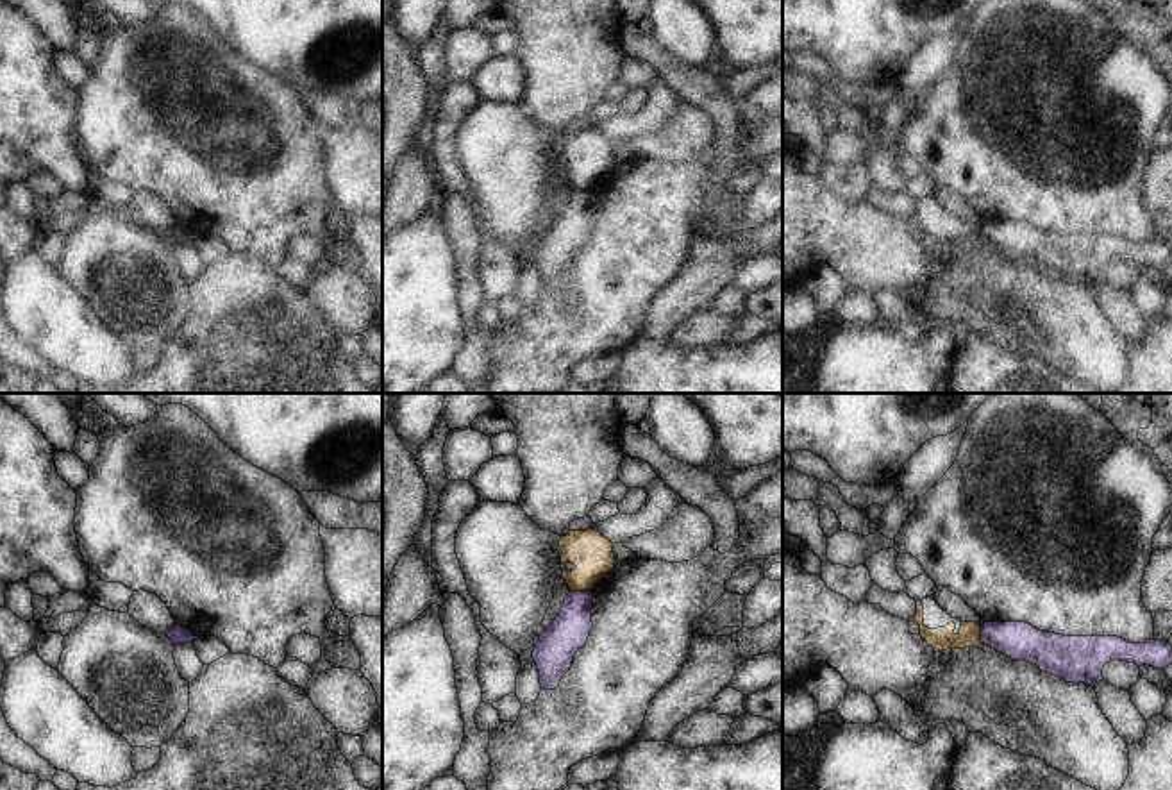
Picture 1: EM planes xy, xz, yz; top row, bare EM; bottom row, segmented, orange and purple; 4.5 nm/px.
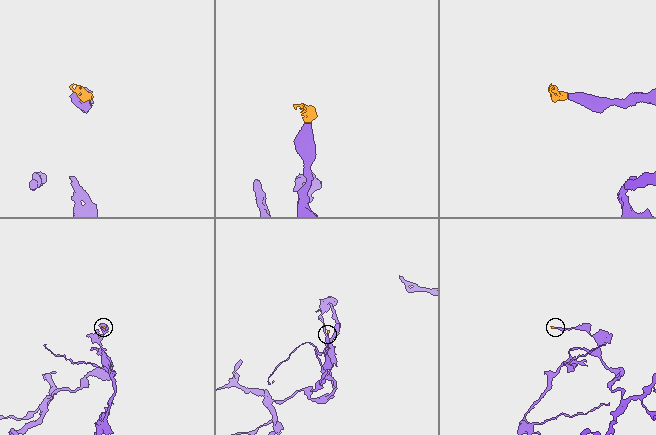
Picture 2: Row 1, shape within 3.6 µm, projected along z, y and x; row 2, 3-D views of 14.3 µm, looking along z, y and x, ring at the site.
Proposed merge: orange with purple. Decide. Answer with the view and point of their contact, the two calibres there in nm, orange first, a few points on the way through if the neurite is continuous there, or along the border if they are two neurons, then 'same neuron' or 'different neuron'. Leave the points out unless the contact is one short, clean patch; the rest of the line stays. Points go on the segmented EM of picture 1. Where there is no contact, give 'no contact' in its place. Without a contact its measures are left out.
meets orange in xz at (579, 590); 180 nm thick on the orange side, 180 nm on the other; different neuron

